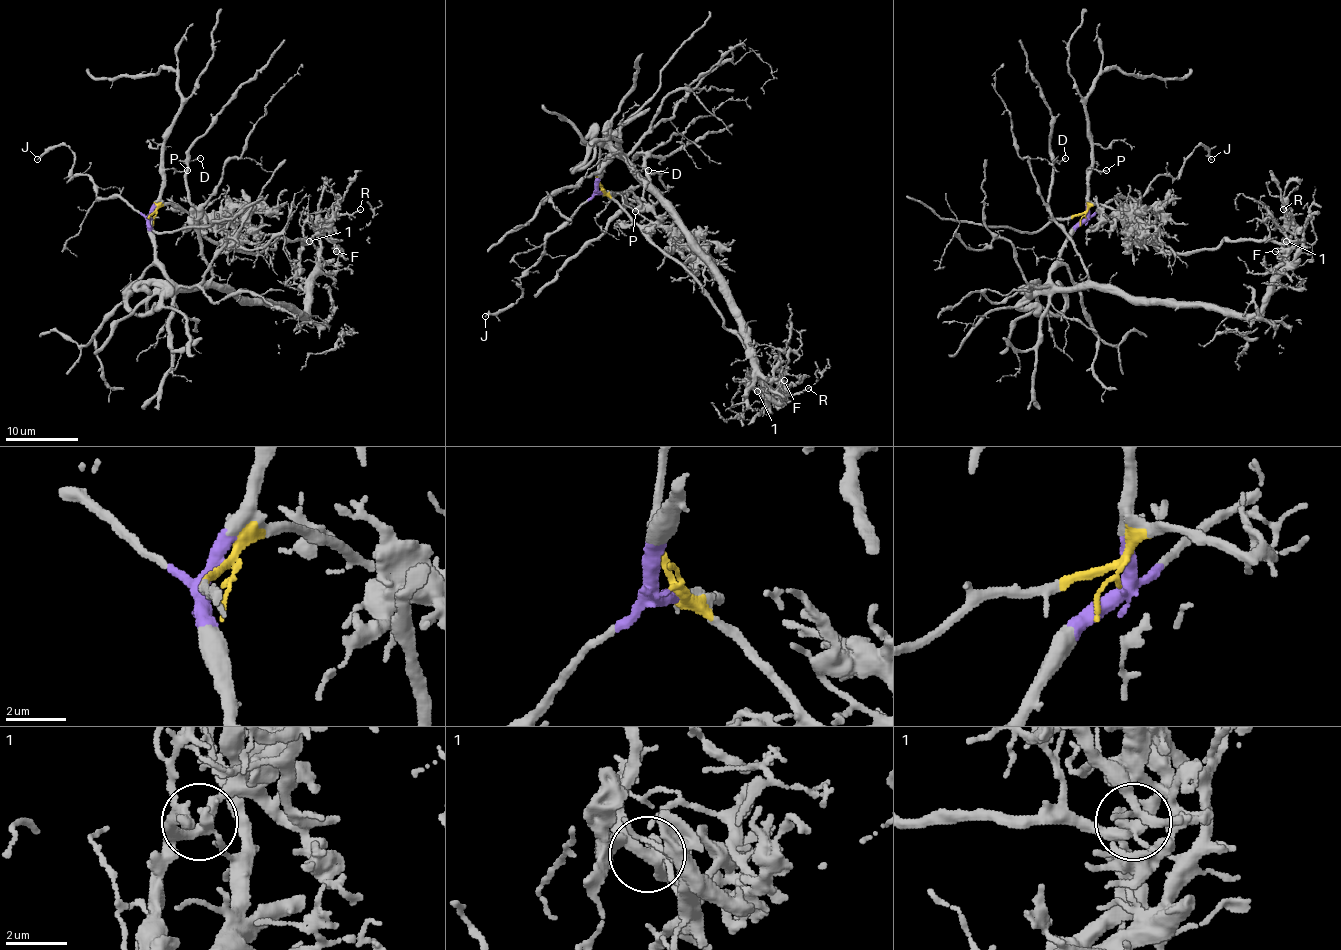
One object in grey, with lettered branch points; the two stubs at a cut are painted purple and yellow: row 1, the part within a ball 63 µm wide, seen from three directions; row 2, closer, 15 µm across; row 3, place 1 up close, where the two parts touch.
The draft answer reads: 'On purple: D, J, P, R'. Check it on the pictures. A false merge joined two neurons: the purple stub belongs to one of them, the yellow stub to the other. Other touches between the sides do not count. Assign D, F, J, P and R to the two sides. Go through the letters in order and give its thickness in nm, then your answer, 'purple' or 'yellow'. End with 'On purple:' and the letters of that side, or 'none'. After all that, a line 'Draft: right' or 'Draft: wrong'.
D: 100 nm thick; purple
F: 180 nm thick; yellow
J: 220 nm thick; purple
P: 160 nm thick; purple
R: 120 nm thick; purple
On purple: D, J, P, R
Draft: right

